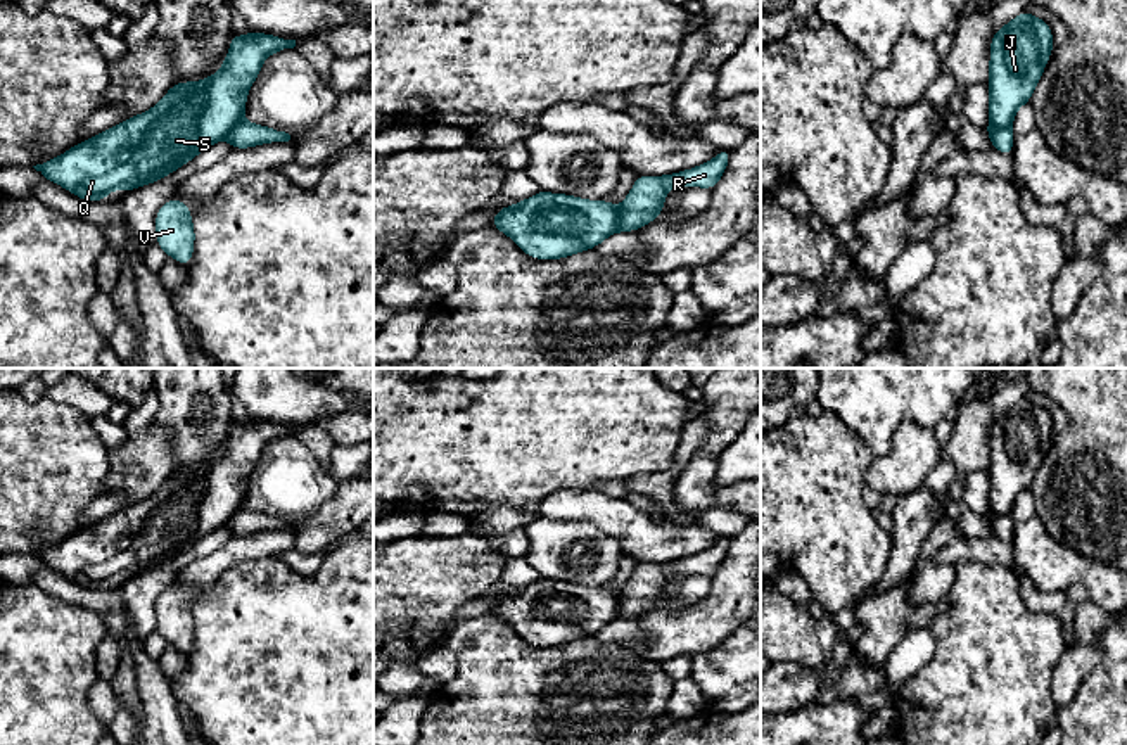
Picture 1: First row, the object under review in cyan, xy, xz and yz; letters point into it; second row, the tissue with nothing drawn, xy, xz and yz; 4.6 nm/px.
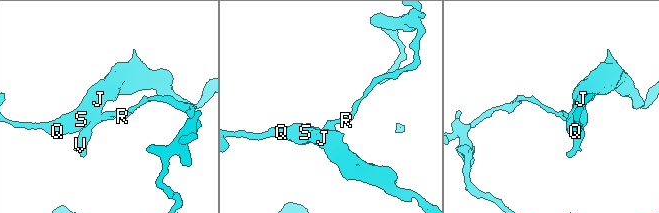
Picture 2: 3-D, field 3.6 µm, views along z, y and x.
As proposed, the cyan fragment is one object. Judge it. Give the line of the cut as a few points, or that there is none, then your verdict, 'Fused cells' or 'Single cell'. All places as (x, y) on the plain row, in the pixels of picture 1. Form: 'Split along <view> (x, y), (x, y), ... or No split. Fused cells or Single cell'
Split along xz (619, 595), (619, 614), (616, 617). Fused cells

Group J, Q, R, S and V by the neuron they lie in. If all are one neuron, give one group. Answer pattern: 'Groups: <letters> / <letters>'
Groups: J Q S / R V

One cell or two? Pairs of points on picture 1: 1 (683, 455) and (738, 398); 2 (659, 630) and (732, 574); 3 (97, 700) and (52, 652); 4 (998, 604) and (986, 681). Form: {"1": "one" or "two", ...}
{"1": "two", "2": "one", "3": "two", "4": "one"}

